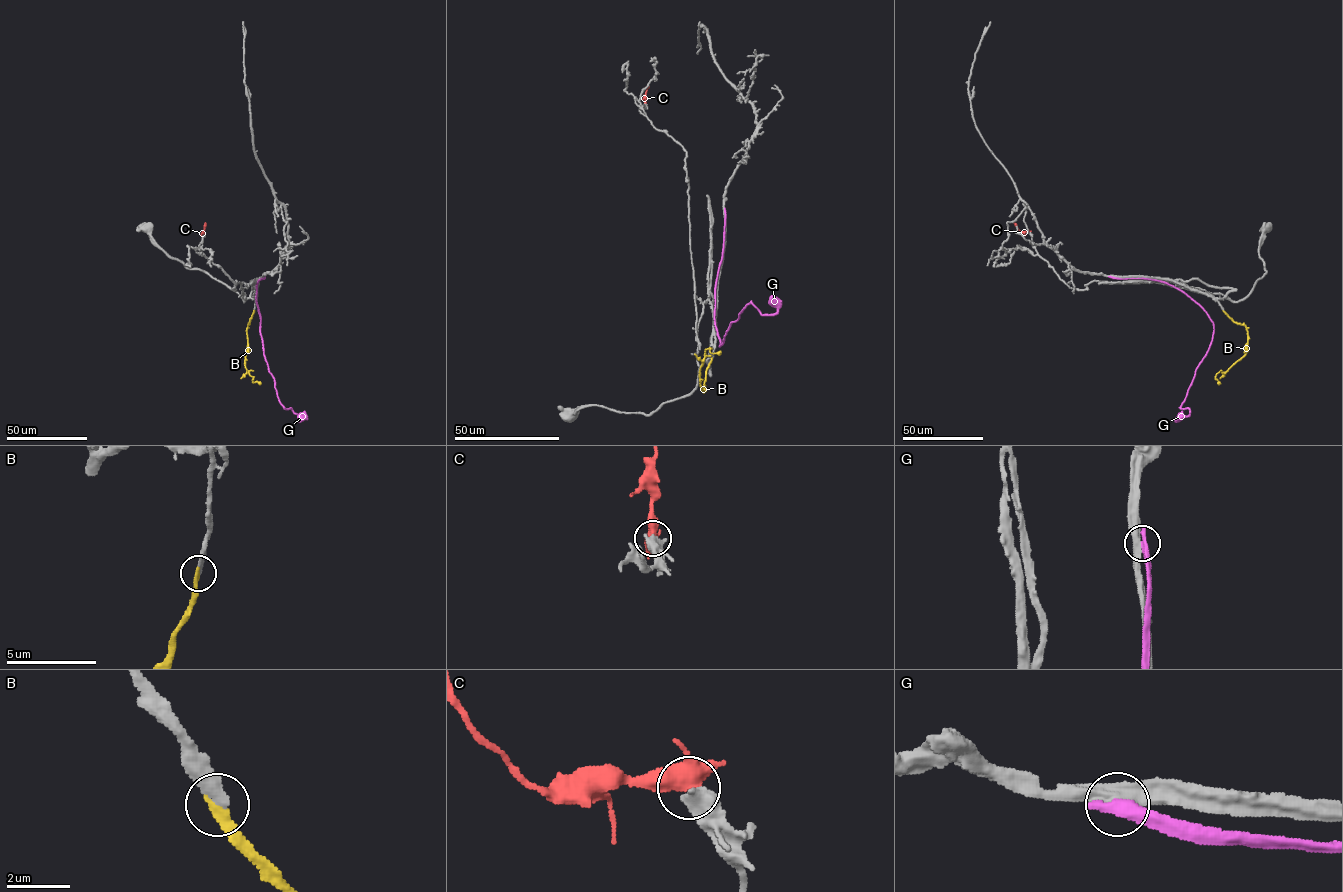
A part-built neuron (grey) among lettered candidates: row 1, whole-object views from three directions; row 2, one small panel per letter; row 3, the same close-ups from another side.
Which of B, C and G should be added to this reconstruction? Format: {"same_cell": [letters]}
{"same_cell": ["B"]}

